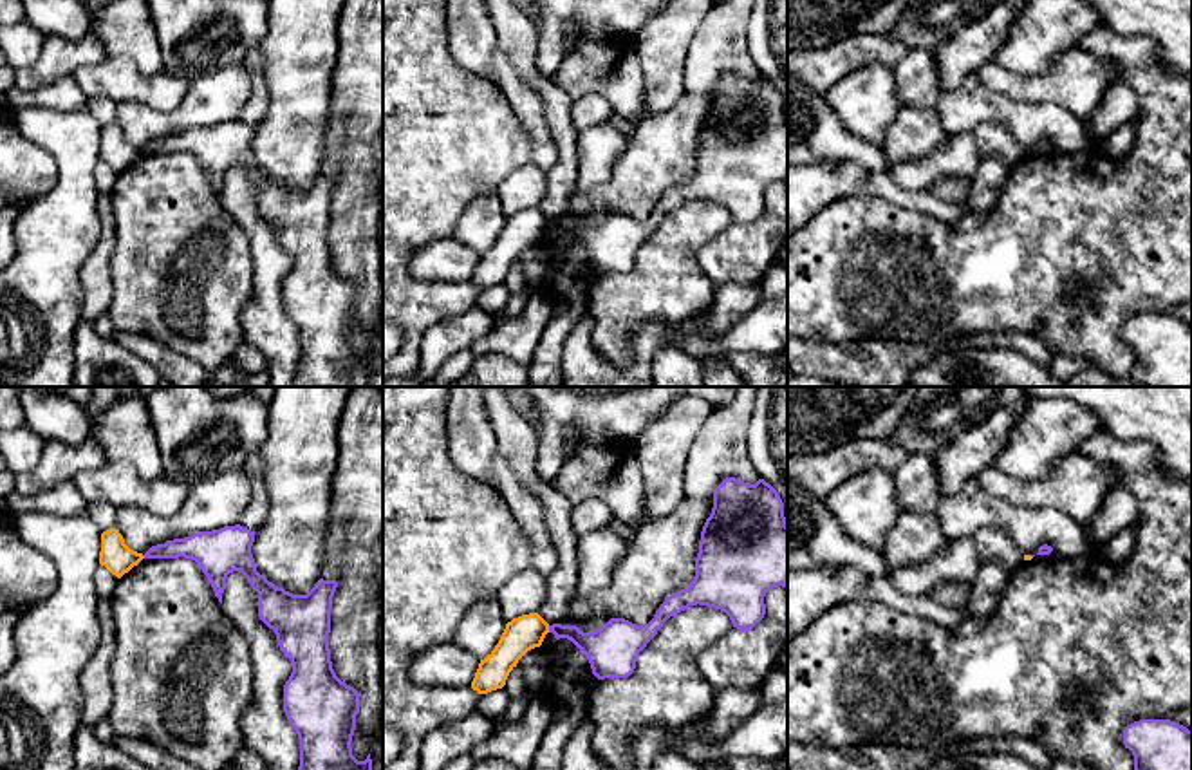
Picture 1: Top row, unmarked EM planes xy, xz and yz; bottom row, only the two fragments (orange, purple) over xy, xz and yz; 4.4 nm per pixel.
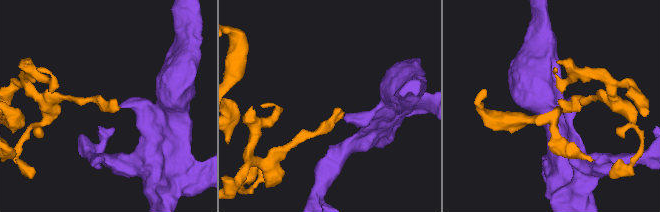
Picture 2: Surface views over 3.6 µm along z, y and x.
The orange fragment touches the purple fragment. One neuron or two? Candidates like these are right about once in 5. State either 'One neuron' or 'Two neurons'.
Two neurons

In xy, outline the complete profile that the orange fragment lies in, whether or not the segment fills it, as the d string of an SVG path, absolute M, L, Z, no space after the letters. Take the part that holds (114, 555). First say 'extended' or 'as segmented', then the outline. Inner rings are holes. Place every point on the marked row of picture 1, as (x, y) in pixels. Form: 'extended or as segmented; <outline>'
as segmented; M110 528L101 533L99 564L105 566L117 578L128 573L143 559L143 553L137 553L125 544L119 530Z

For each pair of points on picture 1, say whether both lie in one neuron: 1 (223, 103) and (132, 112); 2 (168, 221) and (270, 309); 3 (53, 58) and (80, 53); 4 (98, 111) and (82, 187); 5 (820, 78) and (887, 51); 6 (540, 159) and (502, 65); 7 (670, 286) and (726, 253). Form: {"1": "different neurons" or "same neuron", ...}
{"1": "same neuron", "2": "different neurons", "3": "same neuron", "4": "different neurons", "5": "same neuron", "6": "same neuron", "7": "different neurons"}

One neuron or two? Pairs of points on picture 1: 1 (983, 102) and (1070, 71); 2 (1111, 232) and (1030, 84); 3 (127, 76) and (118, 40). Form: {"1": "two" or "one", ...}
{"1": "two", "2": "two", "3": "two"}

